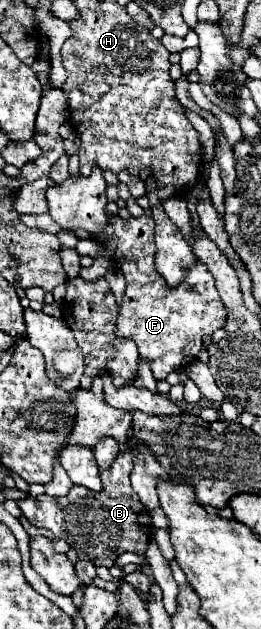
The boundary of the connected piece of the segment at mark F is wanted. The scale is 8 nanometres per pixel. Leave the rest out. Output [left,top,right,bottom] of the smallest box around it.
[96,216,226,380]

